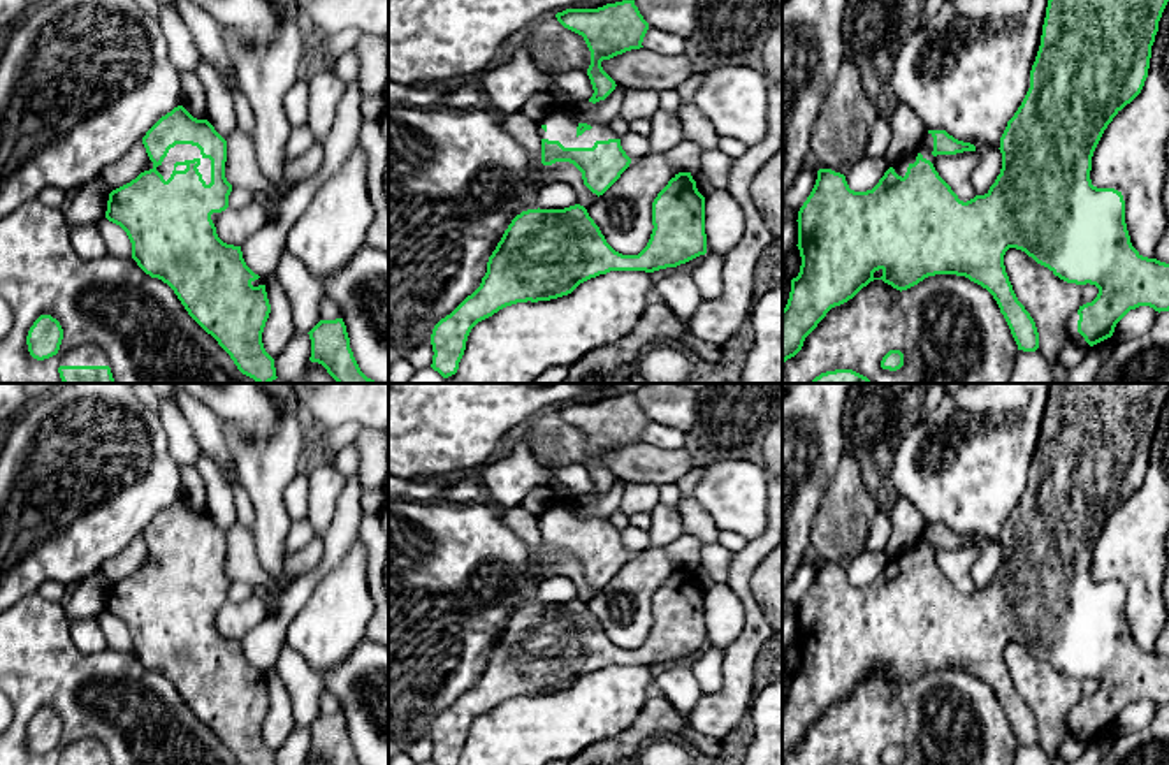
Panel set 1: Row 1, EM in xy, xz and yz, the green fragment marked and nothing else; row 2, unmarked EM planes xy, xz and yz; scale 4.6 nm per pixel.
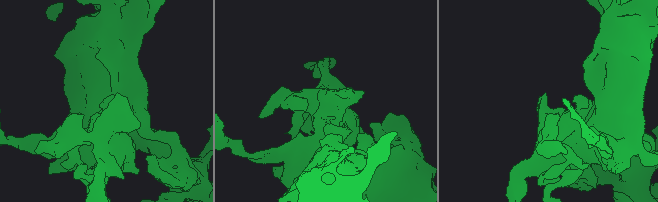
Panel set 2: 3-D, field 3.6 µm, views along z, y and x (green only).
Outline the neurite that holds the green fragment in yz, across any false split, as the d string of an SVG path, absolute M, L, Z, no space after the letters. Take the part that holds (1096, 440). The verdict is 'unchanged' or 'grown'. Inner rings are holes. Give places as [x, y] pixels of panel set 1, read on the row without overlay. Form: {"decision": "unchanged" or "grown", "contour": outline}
{"decision": "grown", "contour": "M1049 383L1030 482L1000 531L1002 563L984 589L963 596L935 565L937 549L976 545L974 538L958 535L946 524L925 526L912 547L895 563L889 561L867 586L851 584L840 566L819 563L796 614L802 659L791 674L789 693L782 703L782 758L802 744L805 732L831 702L853 693L870 675L882 674L902 686L935 668L965 670L986 682L997 695L1018 744L1035 746L1035 716L1018 695L1006 667L1004 649L1009 642L1025 645L1067 677L1090 677L1099 682L1097 691L1079 700L1067 714L1067 730L1072 737L1093 740L1111 732L1116 718L1139 700L1150 700L1158 707L1169 705L1169 658L1143 651L1132 640L1122 586L1097 582L1090 573L1092 550L1104 524L1144 480L1151 440L1167 396L1169 383Z"}

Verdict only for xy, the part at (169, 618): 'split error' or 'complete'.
split error

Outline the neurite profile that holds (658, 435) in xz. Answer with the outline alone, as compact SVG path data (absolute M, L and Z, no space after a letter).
M649 422L642 440L661 448L684 448L686 436L679 429Z

